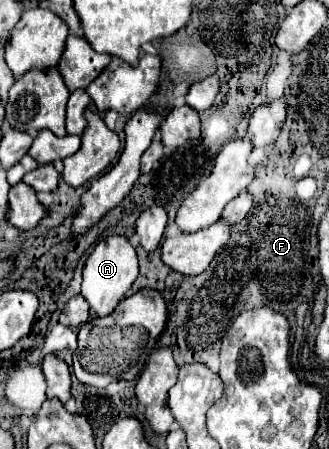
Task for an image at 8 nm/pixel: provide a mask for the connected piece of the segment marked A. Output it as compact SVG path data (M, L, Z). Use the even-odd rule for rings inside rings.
M108 235L102 239L84 265L84 281L82 281L82 297L90 303L92 311L98 317L106 317L116 309L120 299L124 299L126 291L132 287L138 277L138 257L126 235Z

